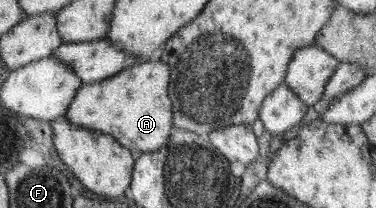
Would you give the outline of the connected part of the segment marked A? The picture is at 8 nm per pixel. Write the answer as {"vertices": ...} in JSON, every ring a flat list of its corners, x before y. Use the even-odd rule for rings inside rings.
{"vertices":[[162,61,139,62,117,75,81,85,66,112,67,120,73,126,113,136,134,155,158,151,175,130,169,84,170,69,167,64]]}

